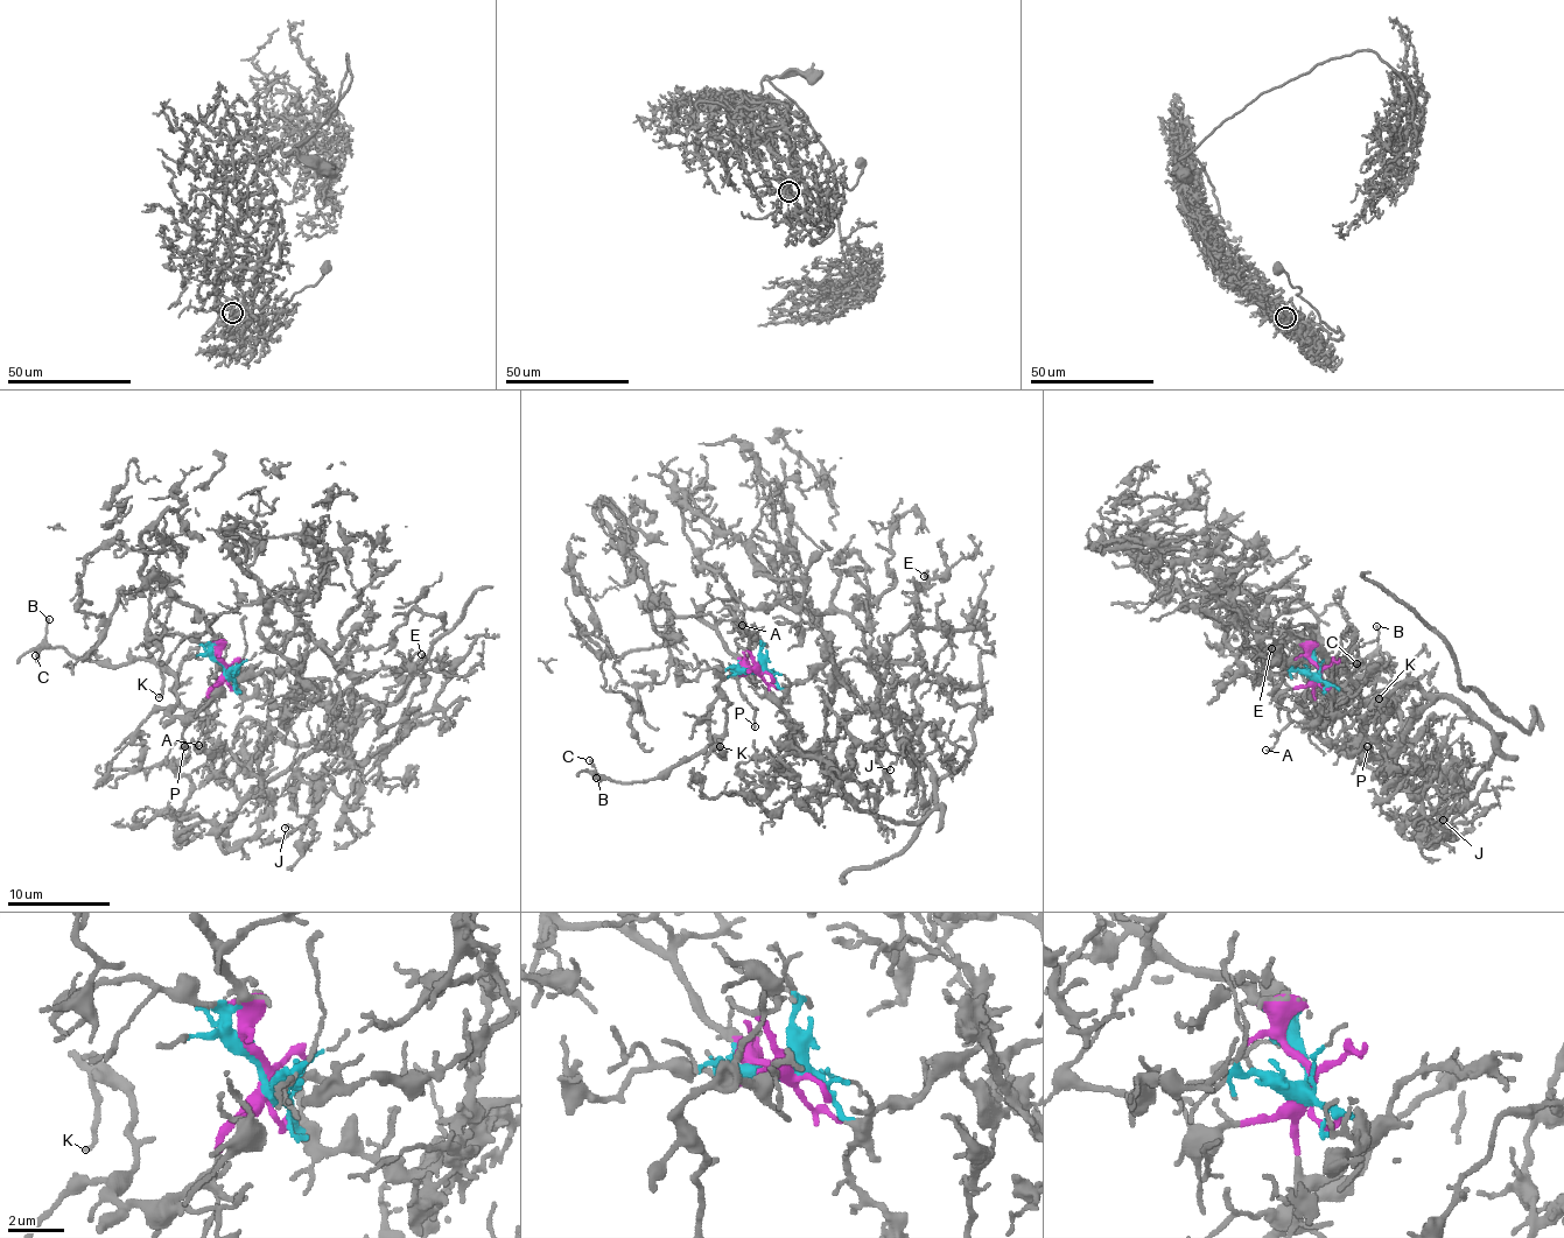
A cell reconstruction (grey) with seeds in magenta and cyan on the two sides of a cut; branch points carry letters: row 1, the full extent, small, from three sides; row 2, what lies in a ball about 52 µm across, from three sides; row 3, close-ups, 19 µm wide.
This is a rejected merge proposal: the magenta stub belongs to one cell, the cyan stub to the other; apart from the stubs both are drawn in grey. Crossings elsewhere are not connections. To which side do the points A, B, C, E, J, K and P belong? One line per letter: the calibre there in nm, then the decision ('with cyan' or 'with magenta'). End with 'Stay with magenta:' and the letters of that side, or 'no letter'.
A: calibre 150 nm; with magenta
B: calibre 130 nm; with magenta
C: calibre 170 nm; with magenta
E: calibre 240 nm; with cyan
J: calibre 150 nm; with cyan
K: calibre 140 nm; with magenta
P: calibre 130 nm; with magenta
Stay with magenta: A, B, C, K, P

